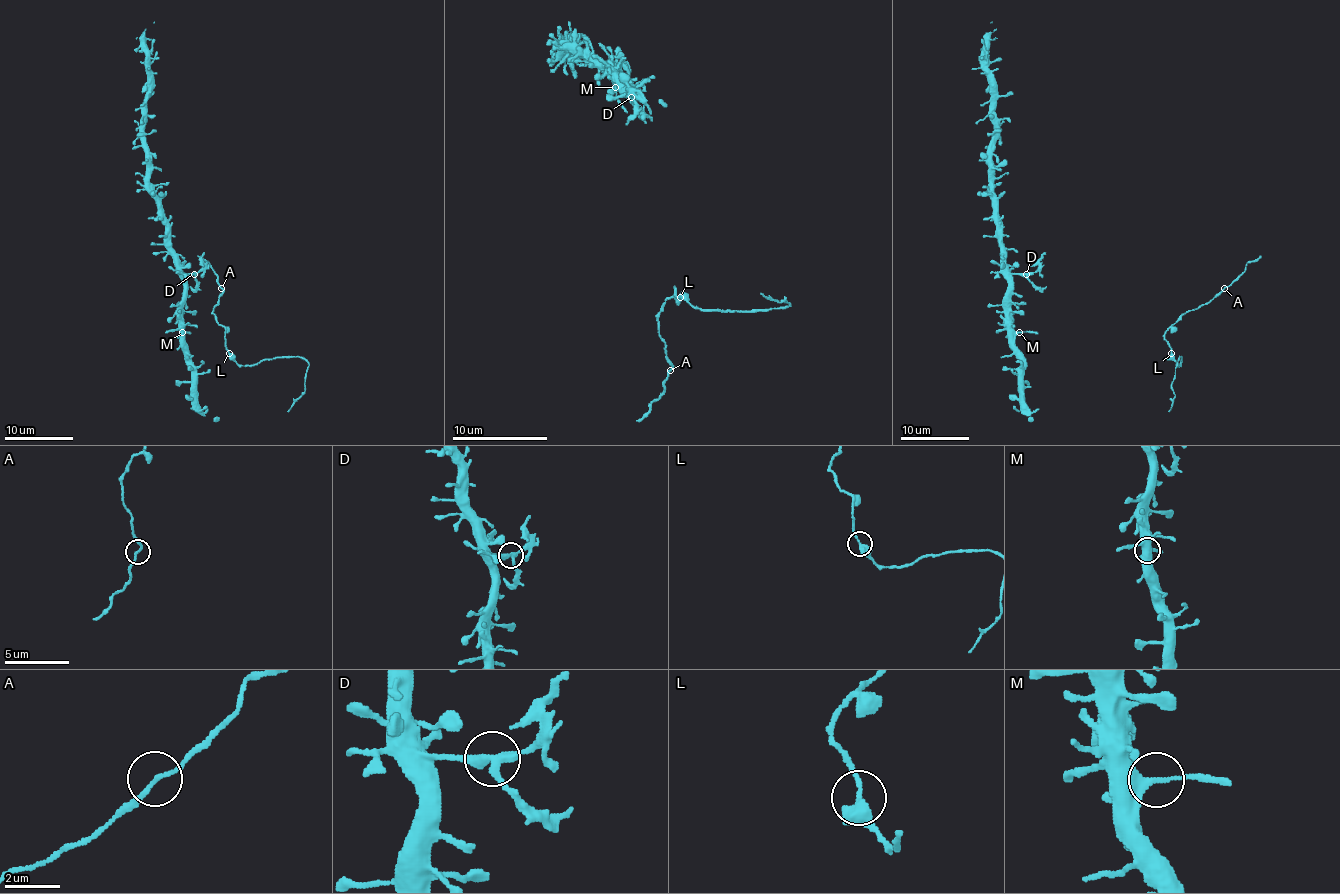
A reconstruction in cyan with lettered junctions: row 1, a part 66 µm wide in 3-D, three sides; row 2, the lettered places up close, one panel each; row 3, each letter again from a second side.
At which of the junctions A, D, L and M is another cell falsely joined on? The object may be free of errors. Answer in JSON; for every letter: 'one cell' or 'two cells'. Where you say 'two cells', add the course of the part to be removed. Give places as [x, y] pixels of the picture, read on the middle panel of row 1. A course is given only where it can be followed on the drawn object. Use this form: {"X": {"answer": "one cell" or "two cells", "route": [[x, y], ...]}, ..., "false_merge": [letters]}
{"A": {"answer": "one cell"}, "D": {"answer": "two cells", "route": [[632, 96], [646, 122]]}, "L": {"answer": "one cell"}, "M": {"answer": "one cell"}, "false_merge": ["D"]}

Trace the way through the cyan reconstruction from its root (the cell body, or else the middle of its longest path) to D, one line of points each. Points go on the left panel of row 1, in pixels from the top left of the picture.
D: (182, 325), (184, 275), (194, 273)

